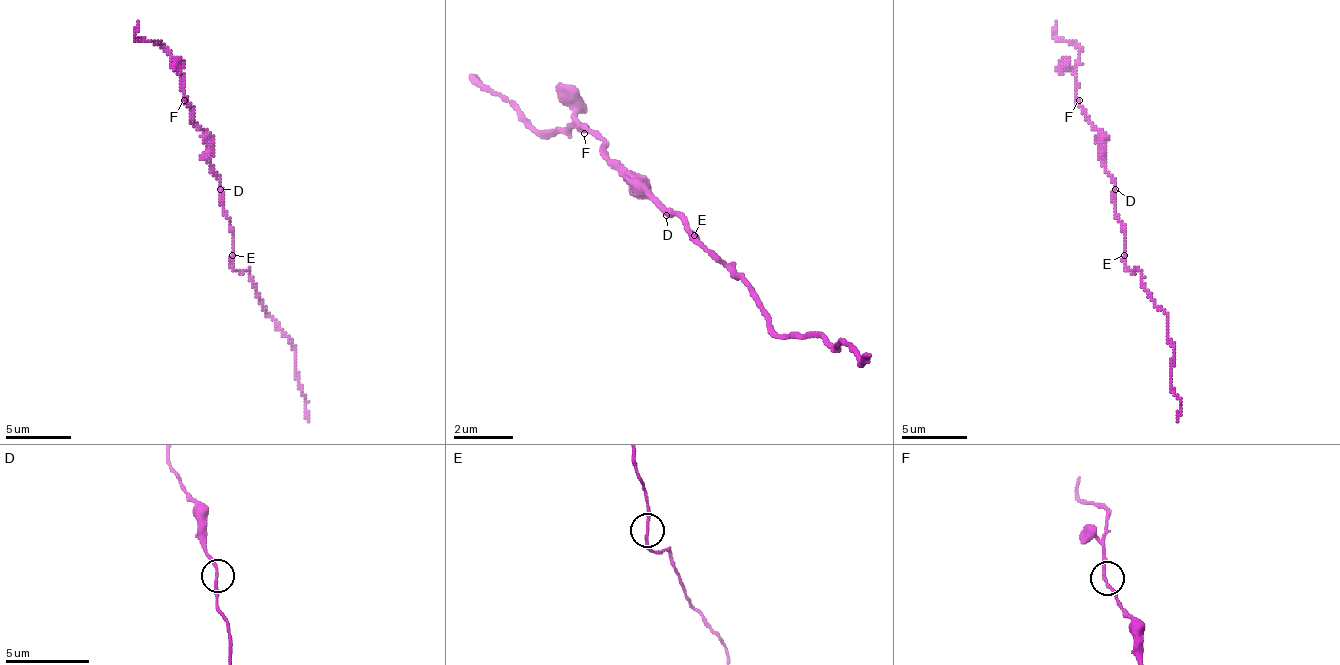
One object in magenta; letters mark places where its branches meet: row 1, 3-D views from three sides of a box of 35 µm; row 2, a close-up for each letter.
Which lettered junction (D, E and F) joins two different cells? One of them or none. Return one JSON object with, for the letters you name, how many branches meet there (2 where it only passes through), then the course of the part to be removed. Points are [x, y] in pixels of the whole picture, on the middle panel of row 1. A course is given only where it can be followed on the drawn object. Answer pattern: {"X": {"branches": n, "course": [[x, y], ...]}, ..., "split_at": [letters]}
{"split_at": []}

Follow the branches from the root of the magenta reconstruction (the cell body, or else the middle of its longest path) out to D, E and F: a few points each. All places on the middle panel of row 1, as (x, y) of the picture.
D: (681, 222), (673, 215), (666, 215)
E: (681, 222), (696, 237)
F: (681, 222), (673, 215), (666, 215), (606, 155), (606, 148), (591, 133), (584, 133)

